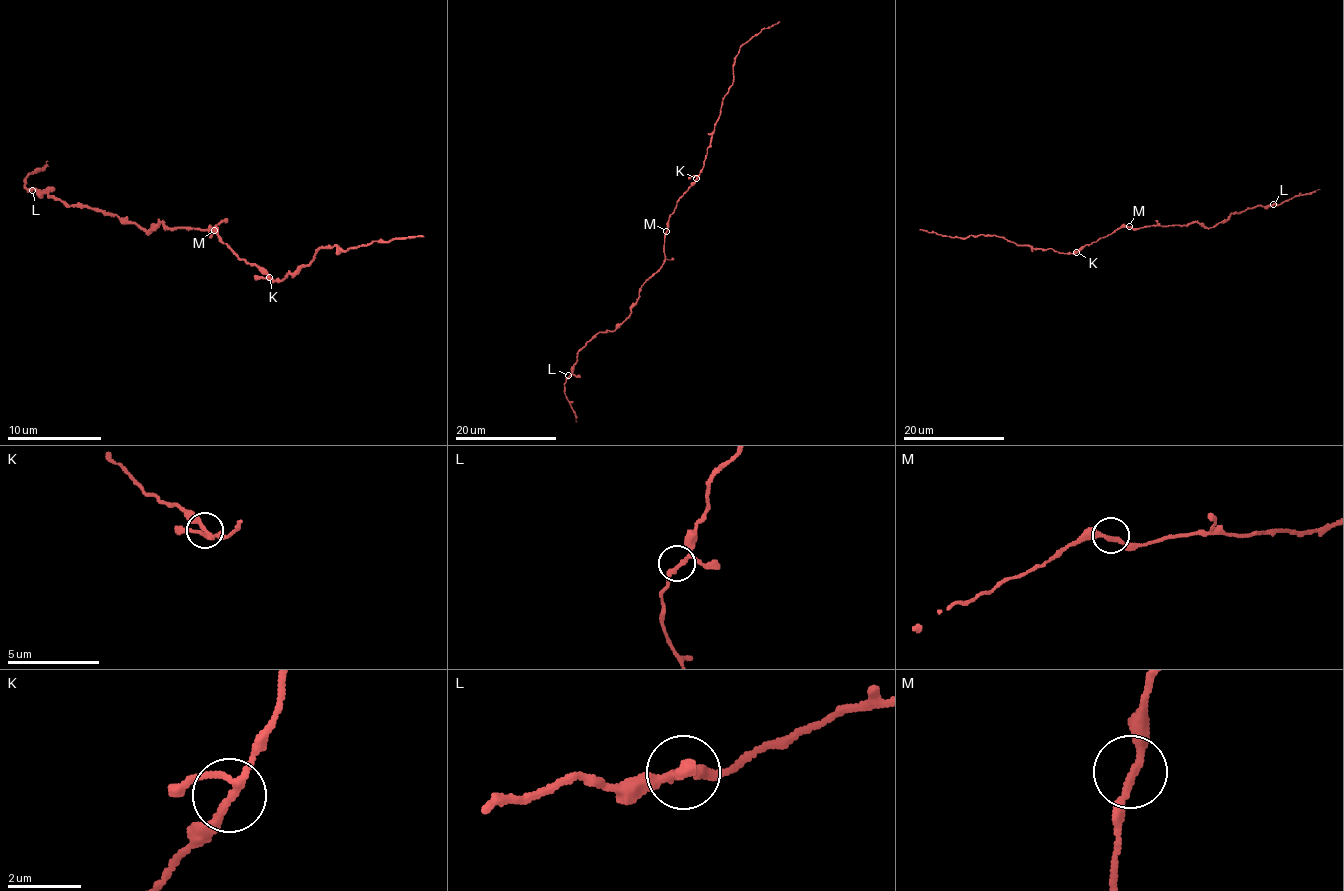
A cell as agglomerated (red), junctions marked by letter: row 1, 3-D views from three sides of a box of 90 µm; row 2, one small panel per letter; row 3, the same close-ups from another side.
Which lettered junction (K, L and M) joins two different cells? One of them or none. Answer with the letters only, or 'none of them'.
none of them

